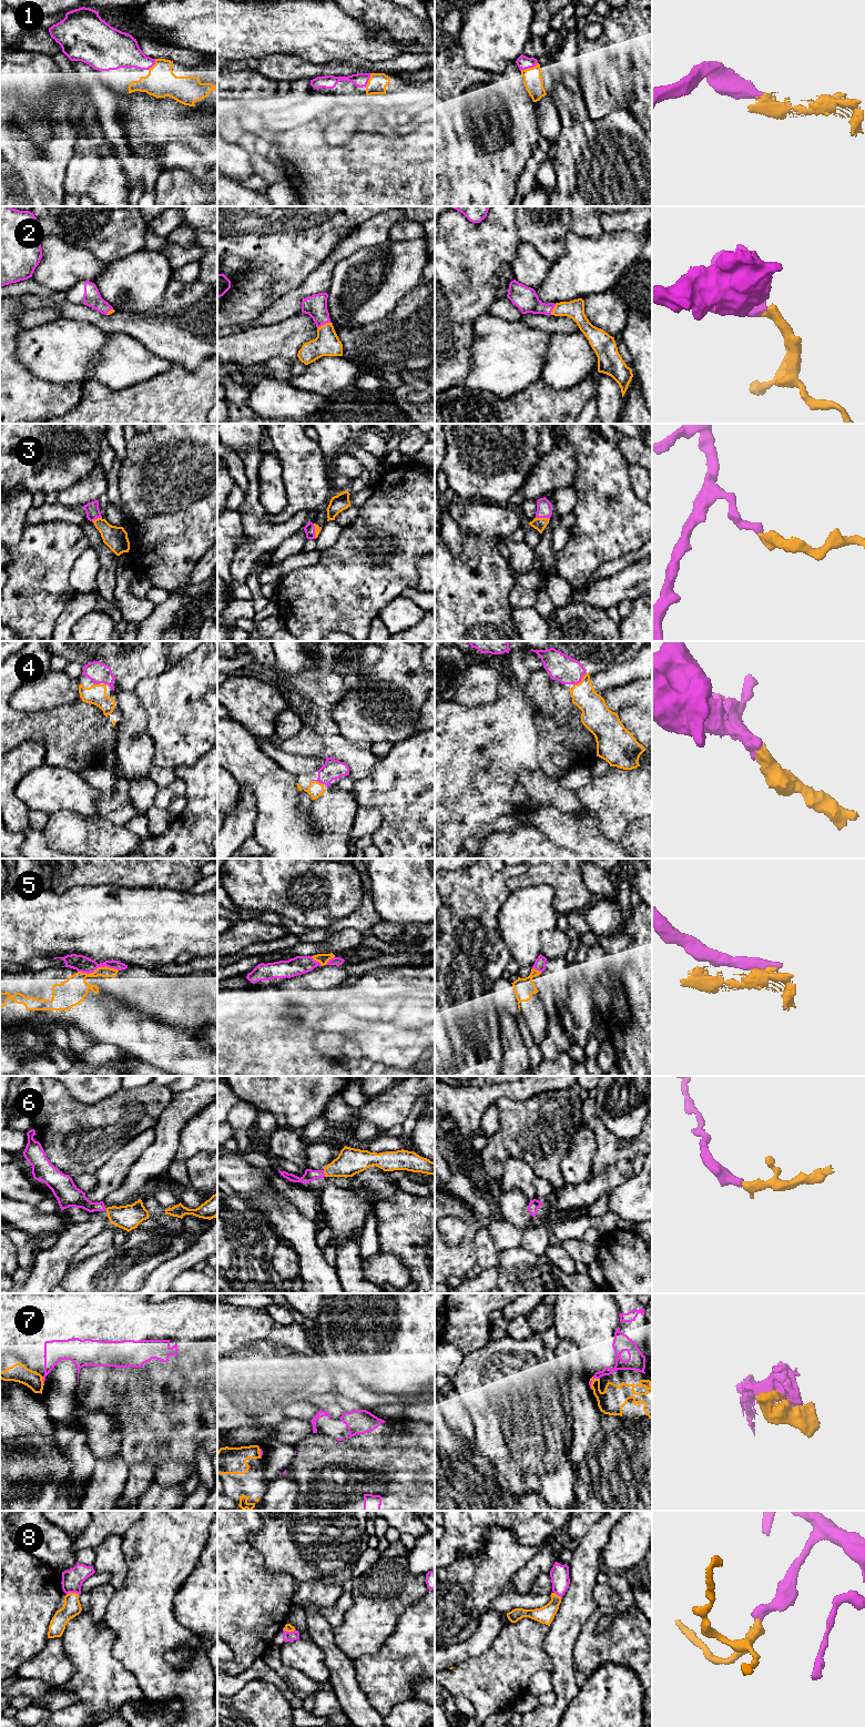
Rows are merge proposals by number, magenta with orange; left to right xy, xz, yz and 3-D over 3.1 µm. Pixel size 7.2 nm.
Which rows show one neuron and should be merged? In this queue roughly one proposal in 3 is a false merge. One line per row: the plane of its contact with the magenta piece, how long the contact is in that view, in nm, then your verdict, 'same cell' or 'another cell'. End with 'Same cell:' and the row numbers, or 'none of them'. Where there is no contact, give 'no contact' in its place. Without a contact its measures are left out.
1: contact in yz; length 140 nm; same cell
2: contact in xz; length 110 nm; same cell
3: contact in yz; length 110 nm; same cell
4: contact in yz; length 120 nm; same cell
5: contact in xy; length 300 nm; another cell
6: contact in xz; length 50 nm; same cell
7: contact in yz; length 110 nm; another cell
8: contact in xy; length 100 nm; same cell
Same cell: 1, 2, 3, 4, 6, 8

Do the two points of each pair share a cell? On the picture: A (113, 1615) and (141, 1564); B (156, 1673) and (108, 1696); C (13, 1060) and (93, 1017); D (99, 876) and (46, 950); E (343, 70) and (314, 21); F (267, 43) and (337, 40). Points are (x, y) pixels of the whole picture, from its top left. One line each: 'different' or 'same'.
A: same
B: different
C: different
D: different
E: different
F: same

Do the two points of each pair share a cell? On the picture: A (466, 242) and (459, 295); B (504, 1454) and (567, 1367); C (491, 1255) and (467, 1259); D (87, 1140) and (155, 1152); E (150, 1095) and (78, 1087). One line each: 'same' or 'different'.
A: same
B: different
C: different
D: different
E: different

